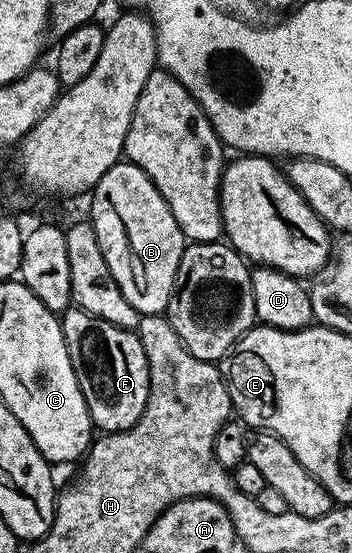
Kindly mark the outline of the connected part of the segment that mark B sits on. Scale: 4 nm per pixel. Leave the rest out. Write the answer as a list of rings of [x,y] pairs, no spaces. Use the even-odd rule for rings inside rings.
[[[119,160],[95,184],[90,198],[90,221],[96,228],[96,240],[100,240],[100,252],[104,252],[104,260],[108,260],[108,272],[112,272],[112,280],[120,288],[124,300],[136,308],[139,315],[162,314],[169,307],[170,297],[178,281],[178,269],[182,254],[186,251],[188,240],[182,234],[180,224],[176,224],[176,216],[168,208],[164,196],[148,180],[148,176],[136,164]]]

